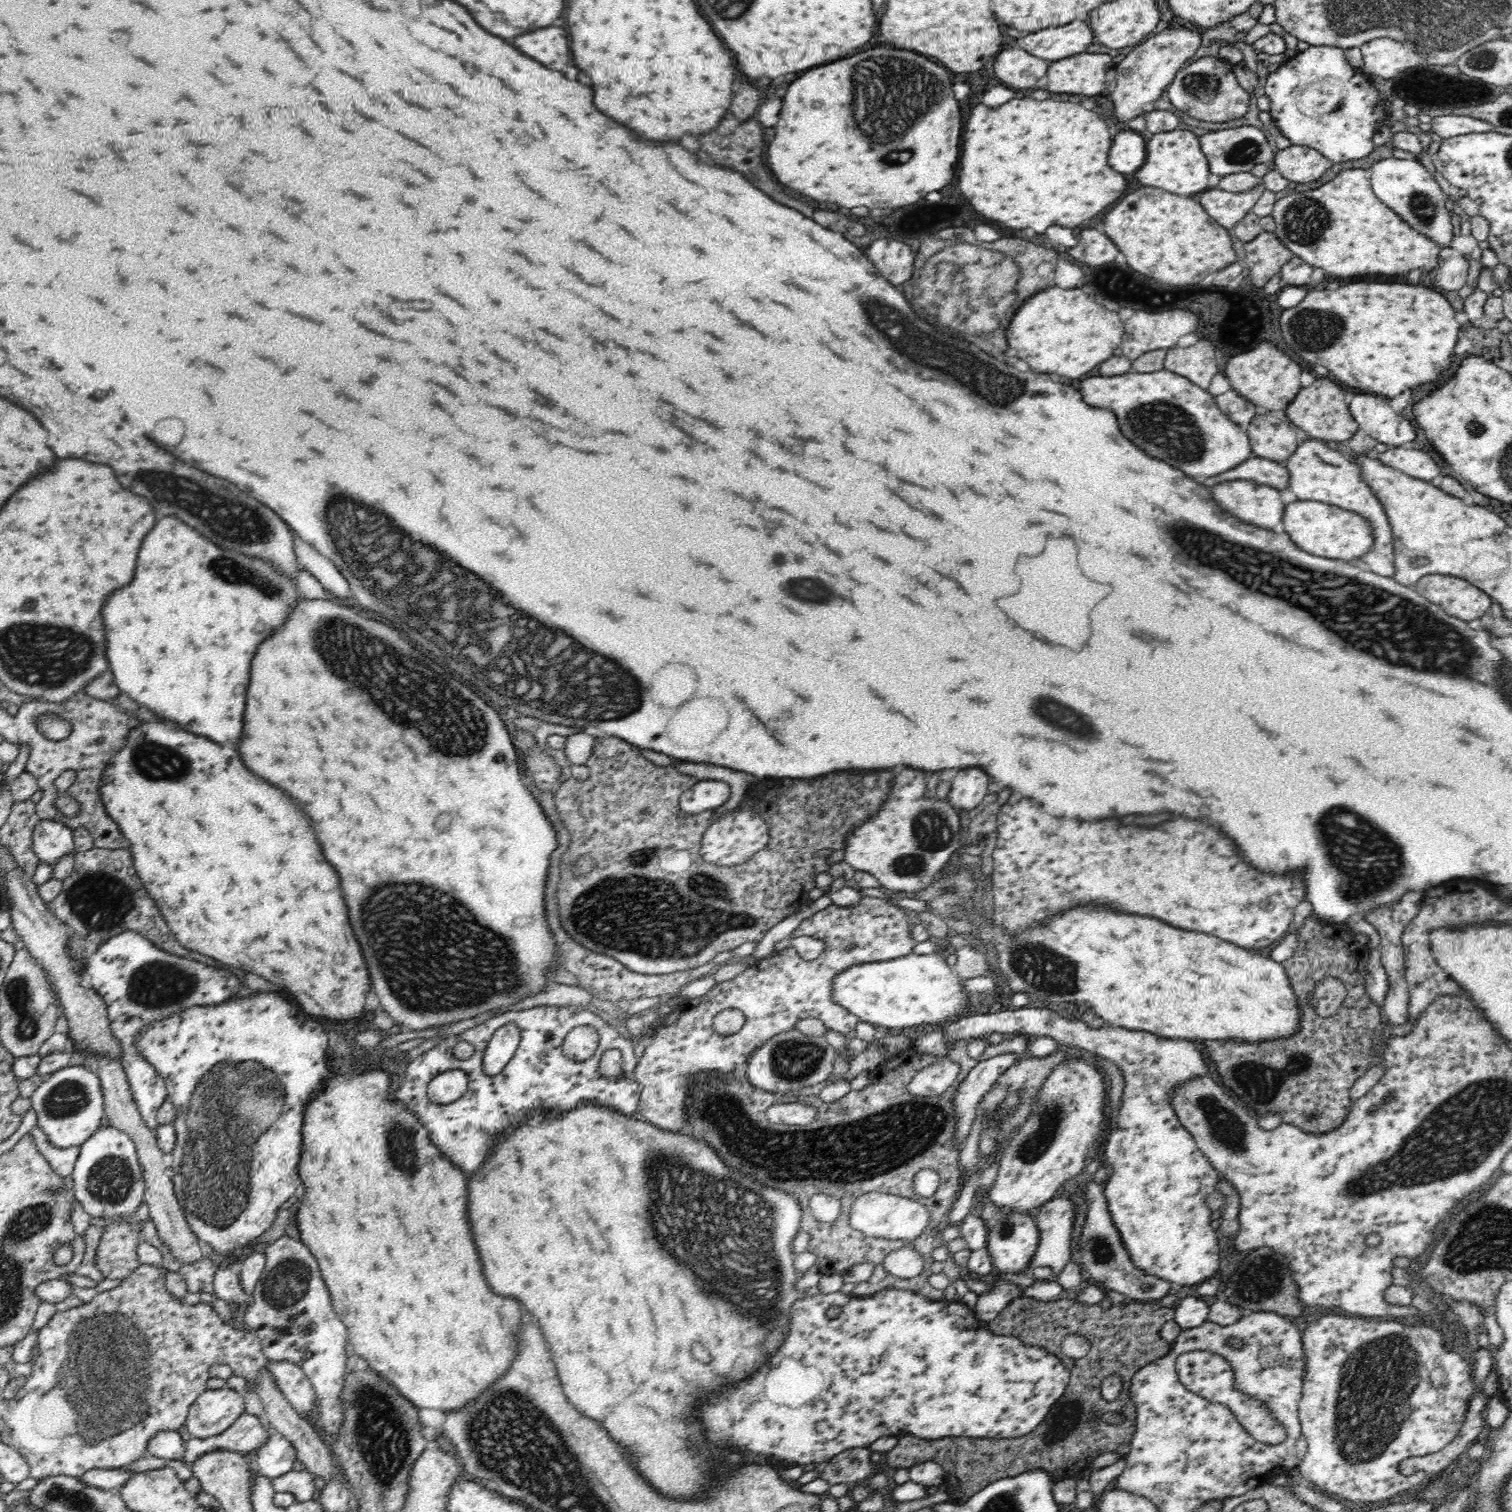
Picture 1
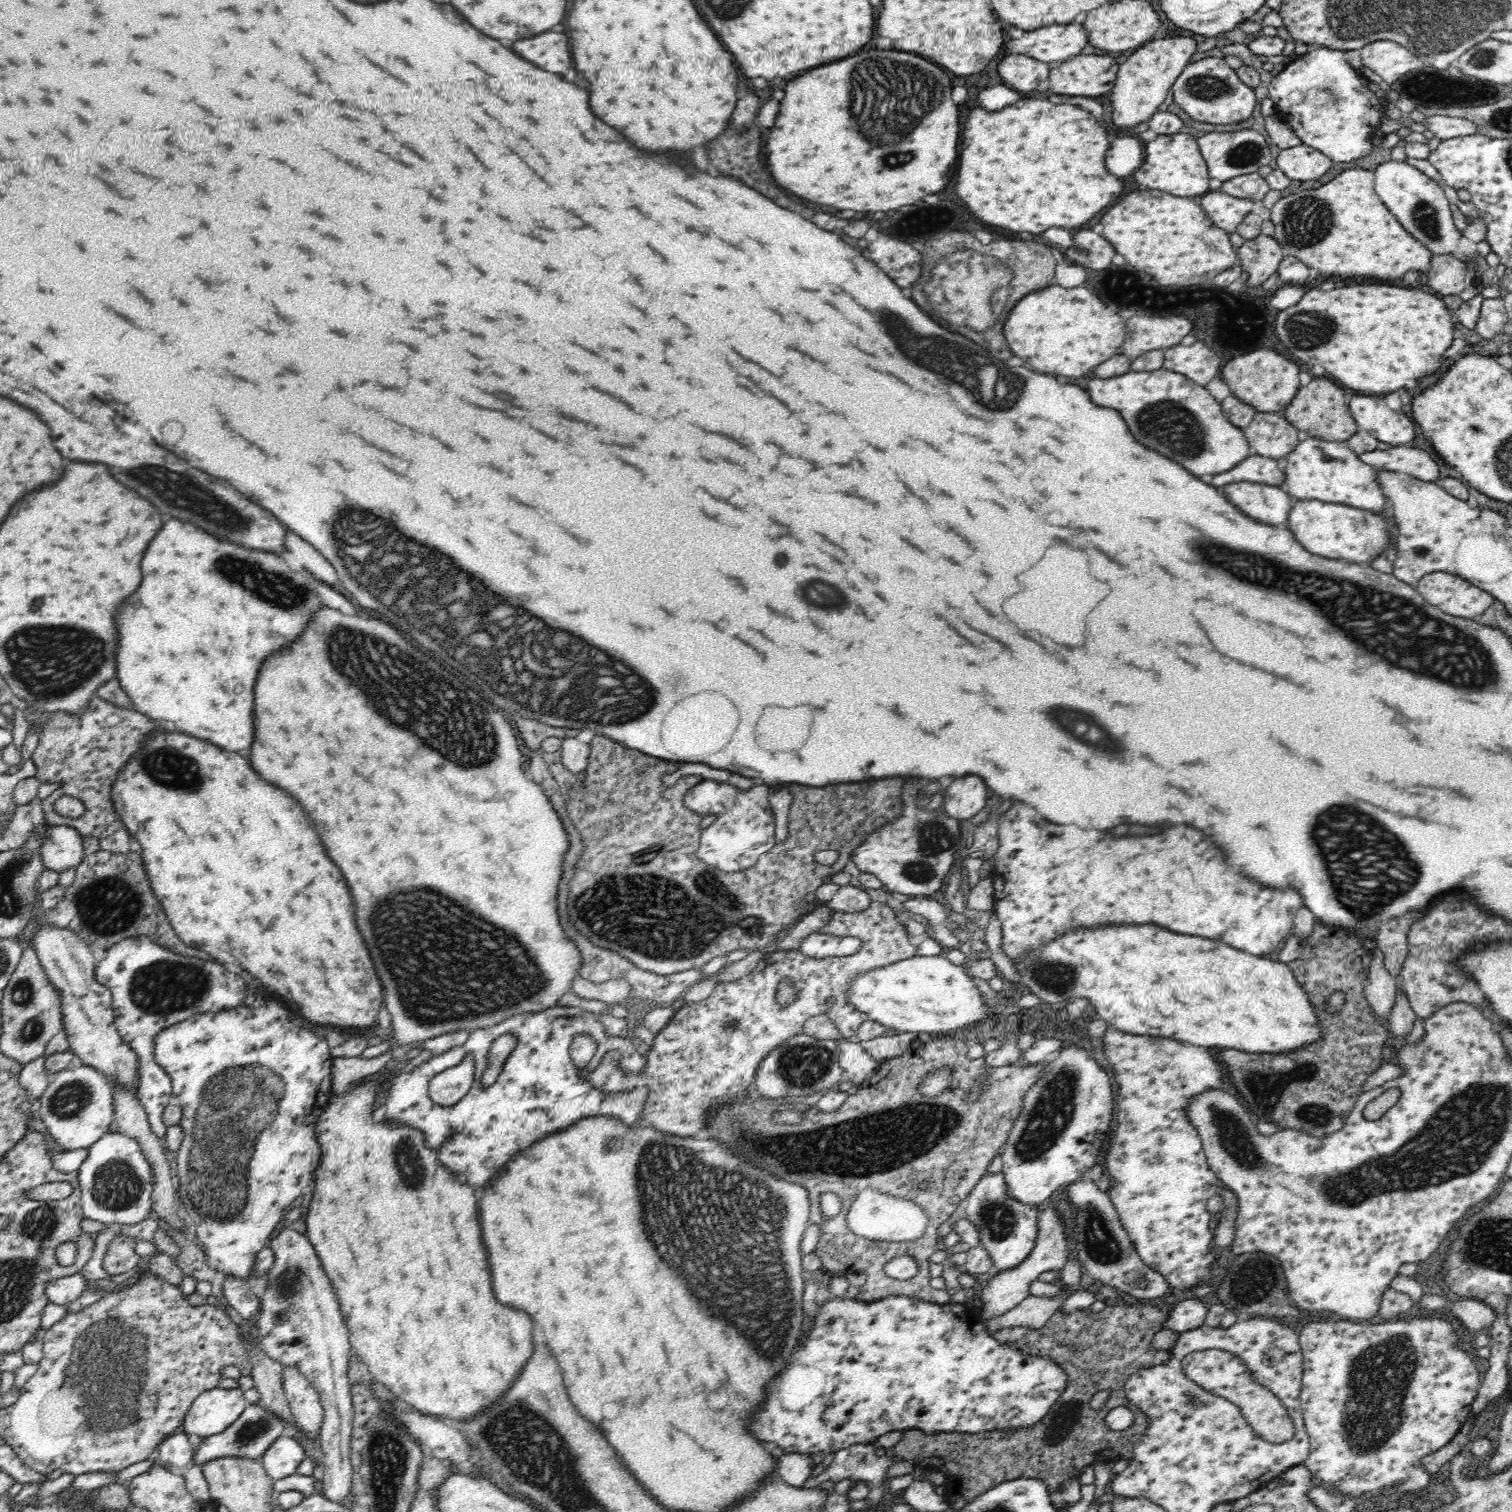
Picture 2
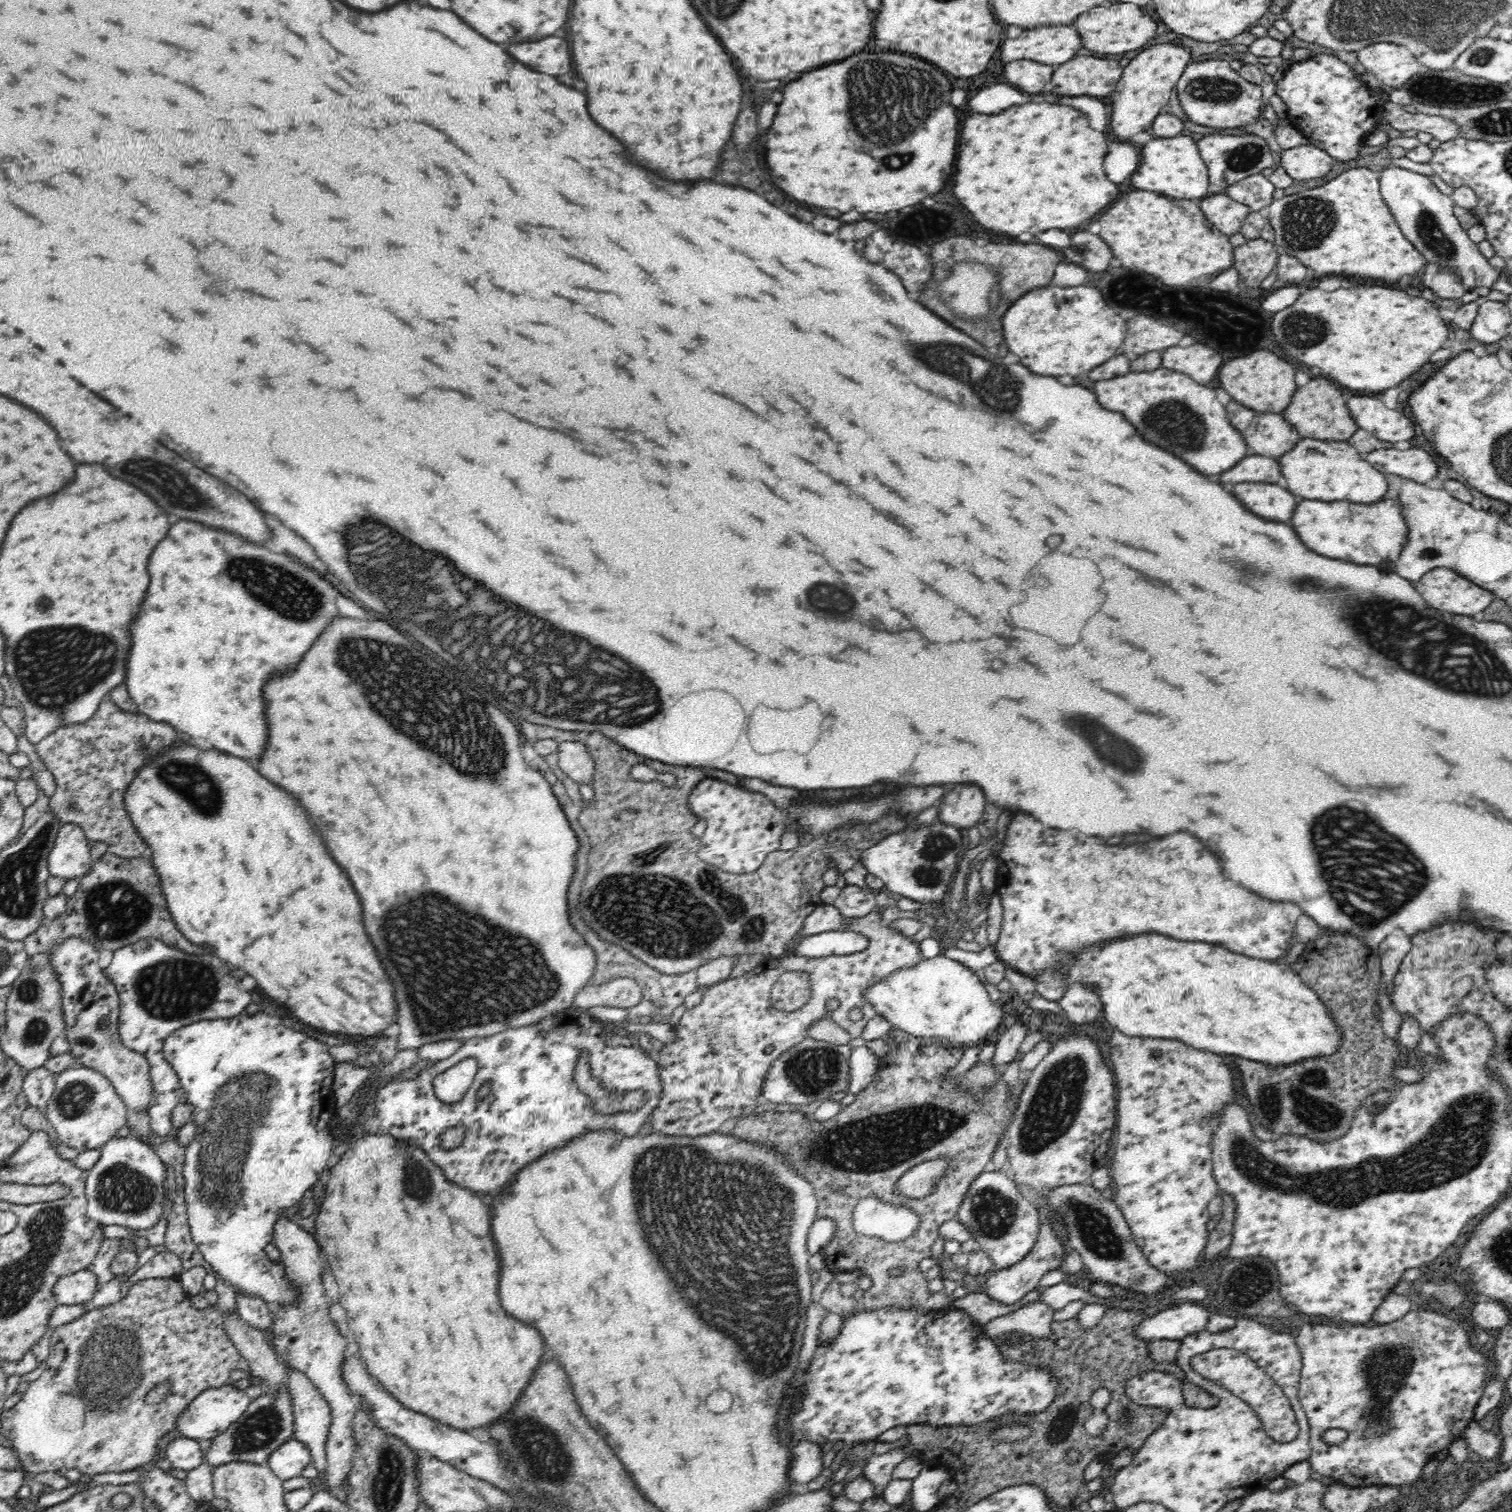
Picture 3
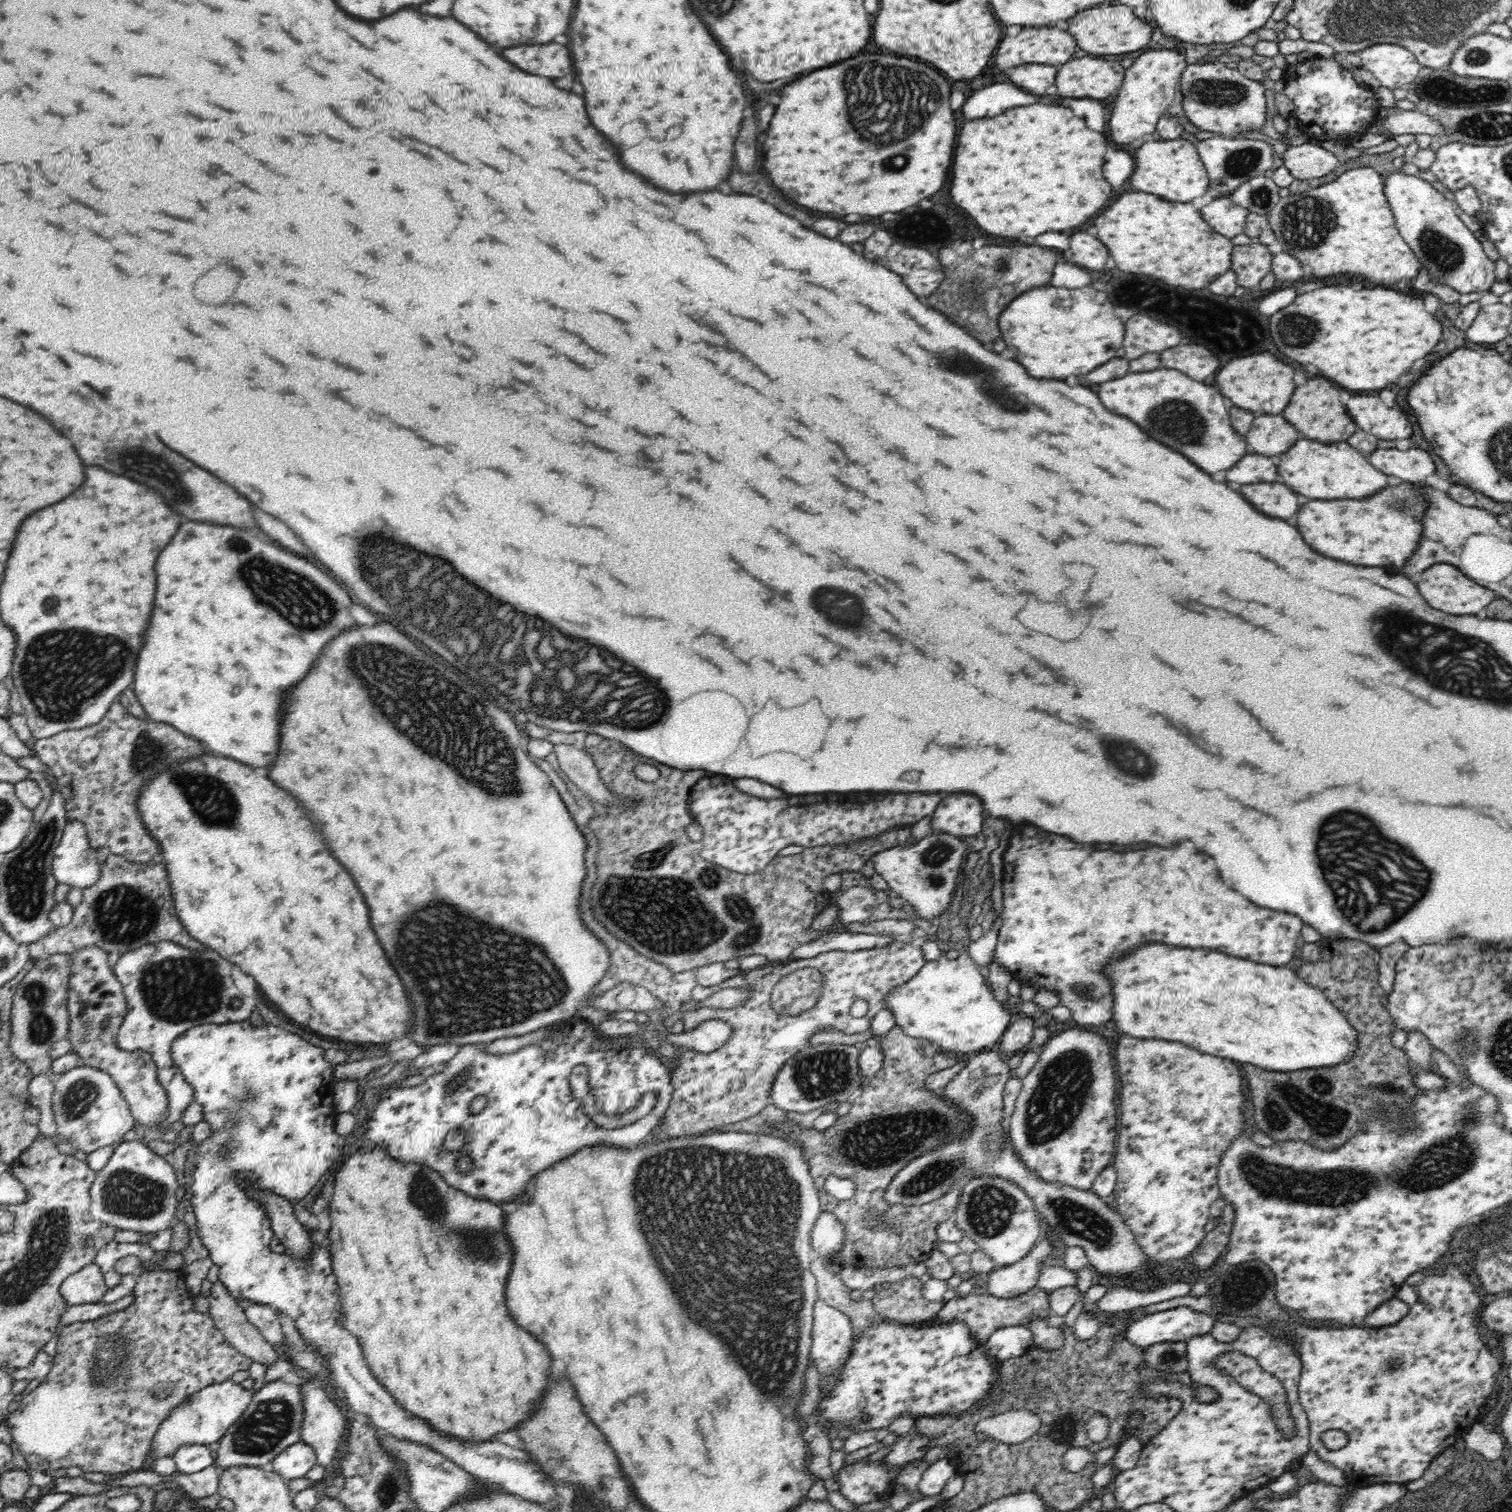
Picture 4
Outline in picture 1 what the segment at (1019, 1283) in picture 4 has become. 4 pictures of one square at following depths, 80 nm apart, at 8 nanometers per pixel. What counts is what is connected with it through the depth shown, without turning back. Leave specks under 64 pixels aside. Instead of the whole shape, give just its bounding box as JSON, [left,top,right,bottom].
[972,1193,1075,1323]

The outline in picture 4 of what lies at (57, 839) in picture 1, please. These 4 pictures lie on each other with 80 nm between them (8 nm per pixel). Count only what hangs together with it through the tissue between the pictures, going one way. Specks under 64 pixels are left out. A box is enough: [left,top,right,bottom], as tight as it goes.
[52,821,100,889]

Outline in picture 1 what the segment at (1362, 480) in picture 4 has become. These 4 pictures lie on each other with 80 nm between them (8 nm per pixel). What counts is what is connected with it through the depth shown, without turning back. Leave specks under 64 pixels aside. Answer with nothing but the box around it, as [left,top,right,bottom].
[1284,442,1394,578]

